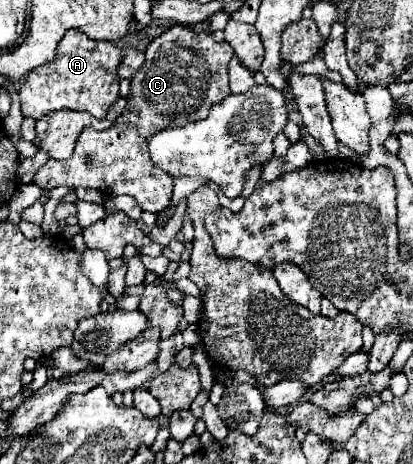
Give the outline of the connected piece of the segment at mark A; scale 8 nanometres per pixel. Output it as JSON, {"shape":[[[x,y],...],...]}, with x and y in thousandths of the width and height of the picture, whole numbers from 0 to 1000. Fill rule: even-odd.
{"shape":[[[169,63],[155,84],[140,93],[136,127],[97,140],[92,149],[73,153],[73,162],[48,179],[48,235],[58,252],[97,256],[121,239],[140,235],[184,235],[228,248],[232,256],[252,256],[262,231],[286,209],[286,166],[281,144],[291,136],[291,106],[266,88],[228,88],[213,84],[208,71],[189,63]],[[189,196],[189,209],[184,209]]]}

